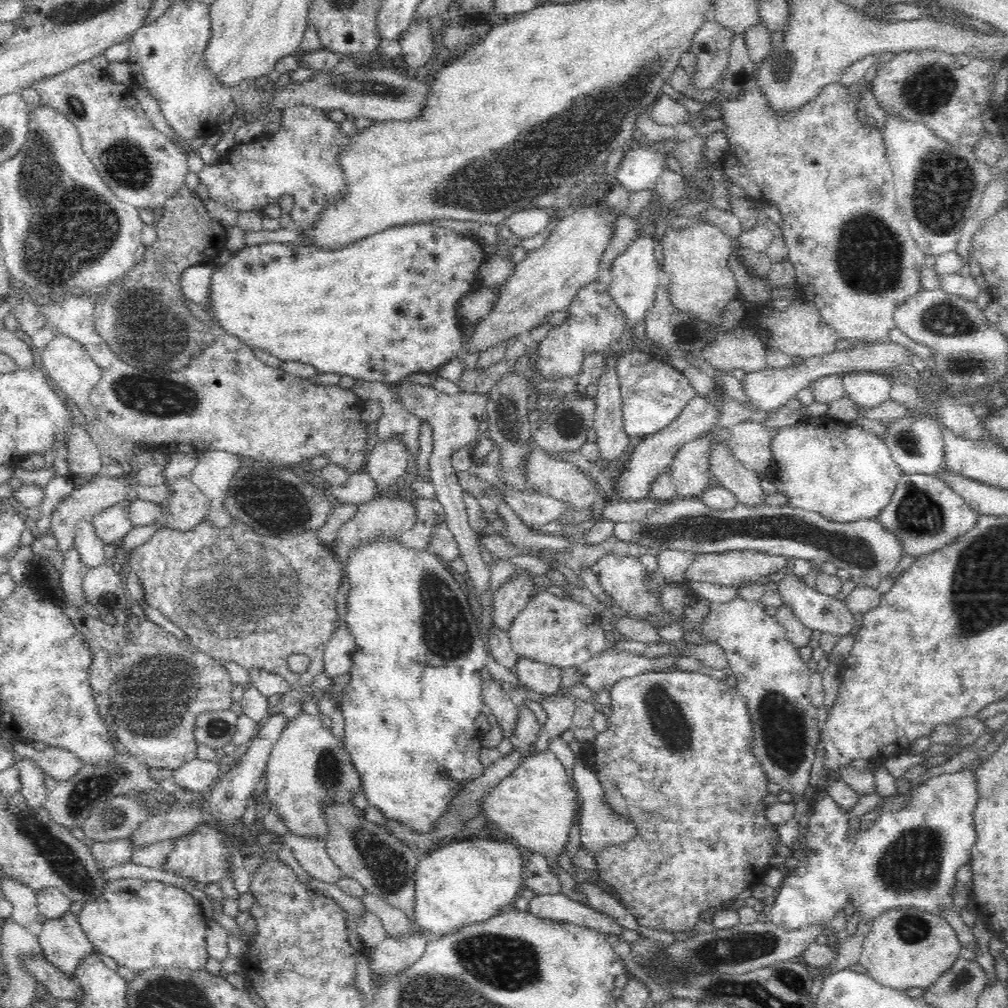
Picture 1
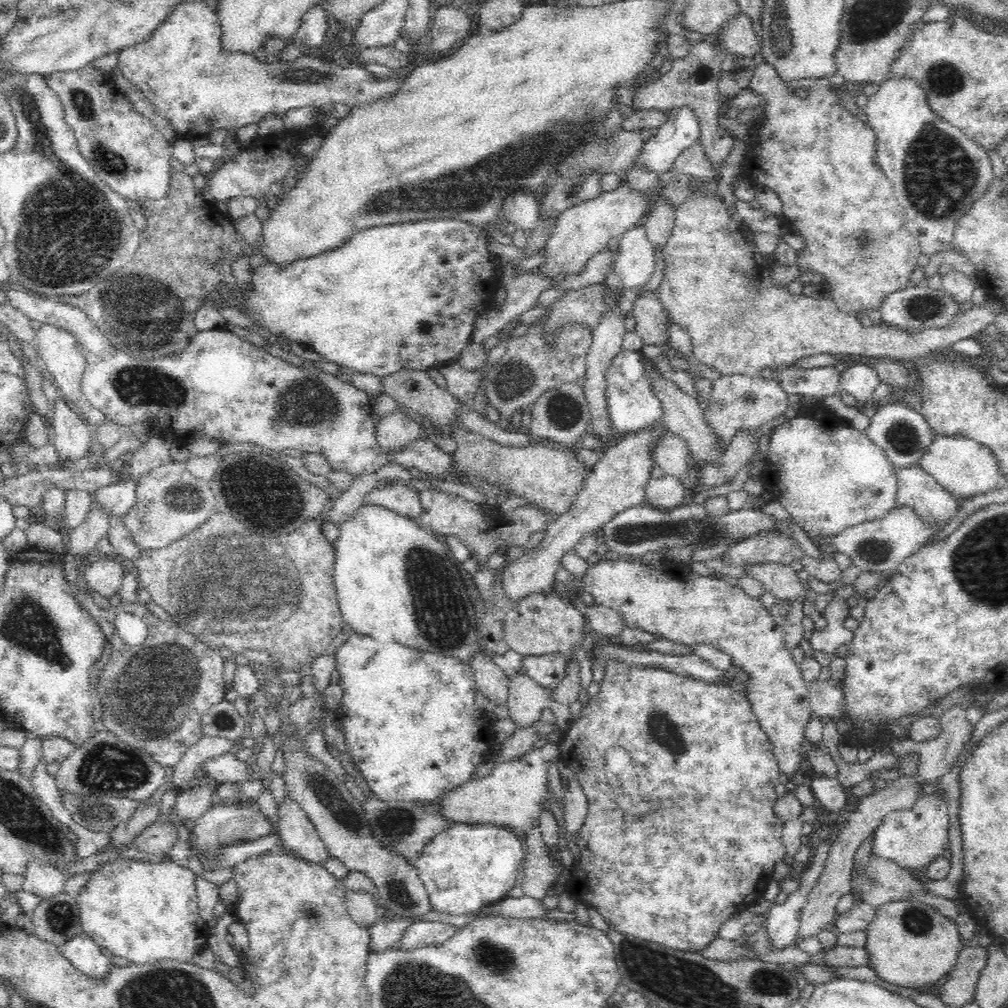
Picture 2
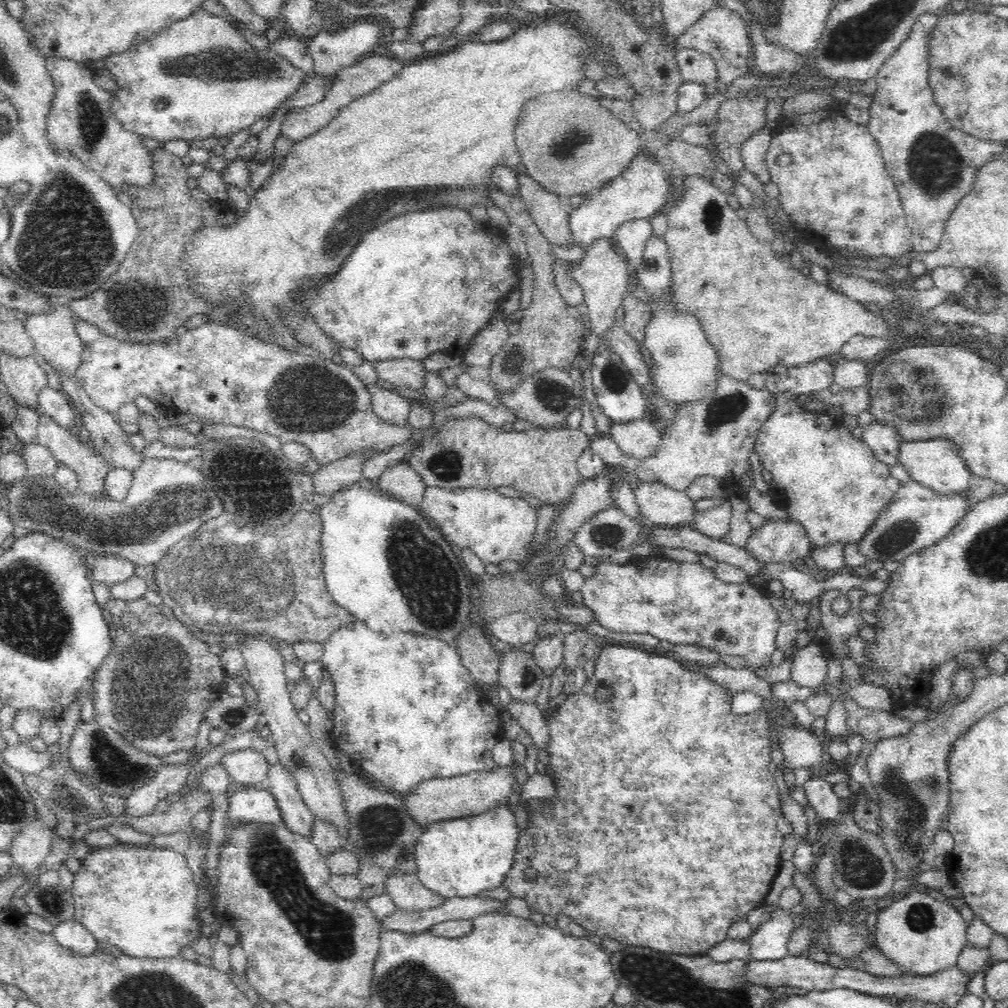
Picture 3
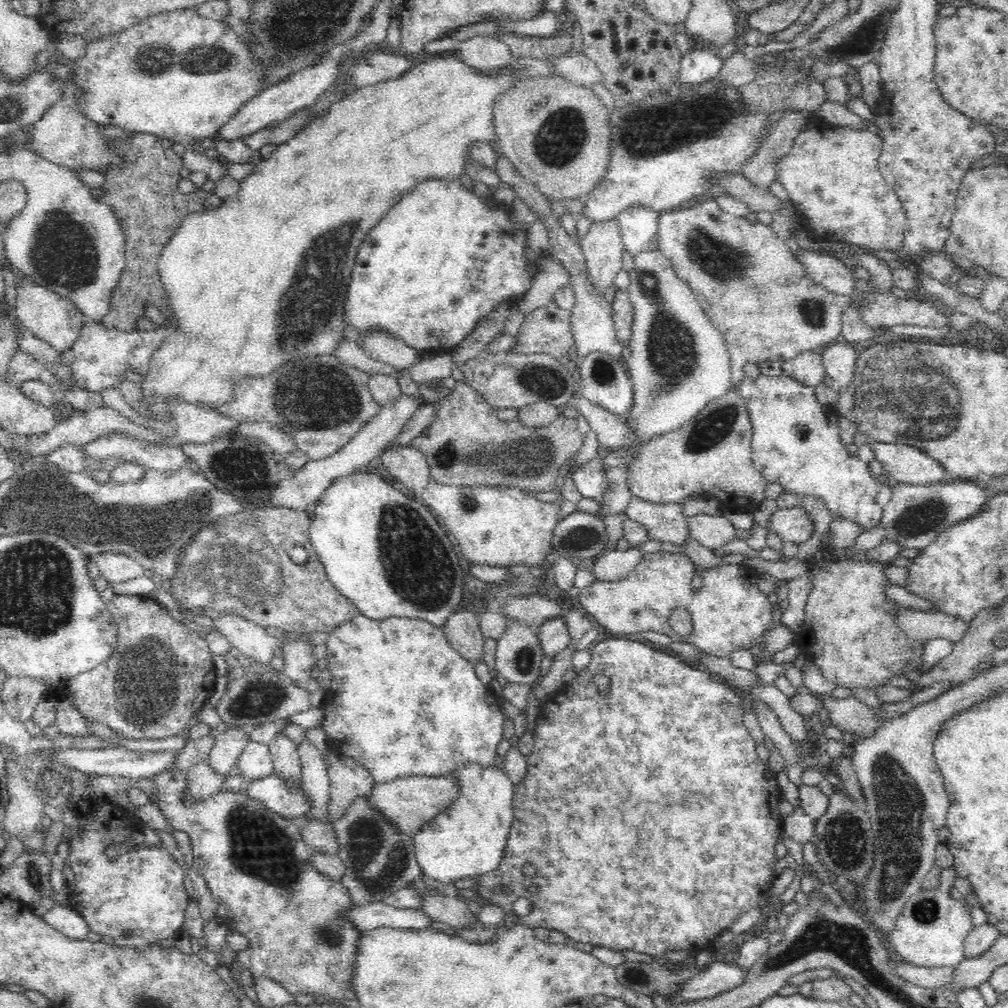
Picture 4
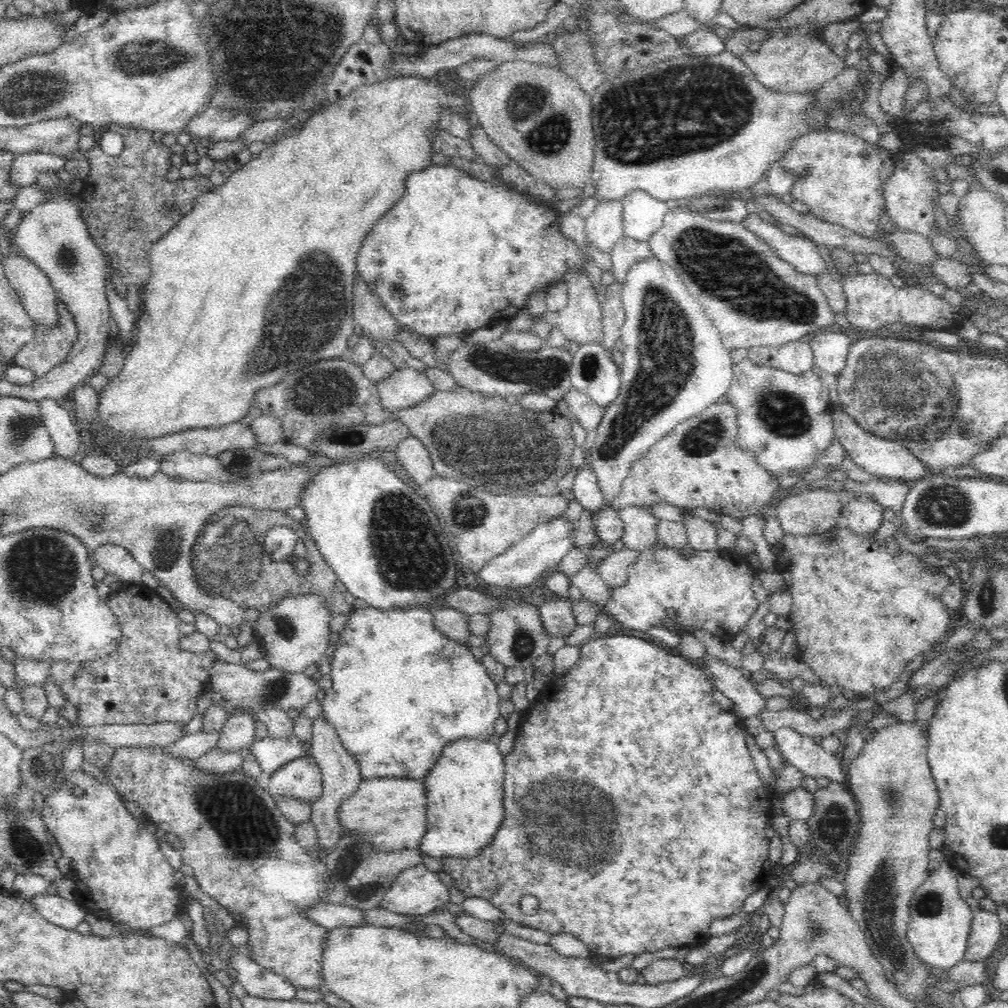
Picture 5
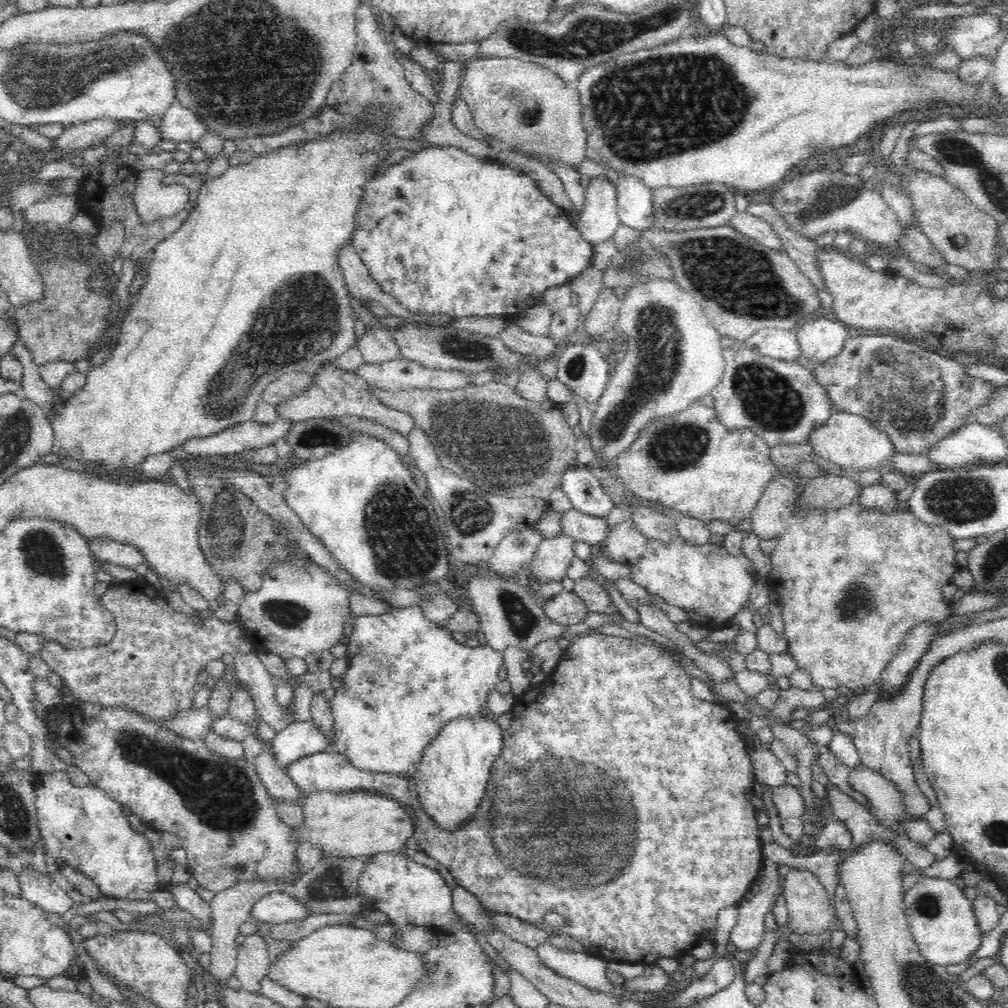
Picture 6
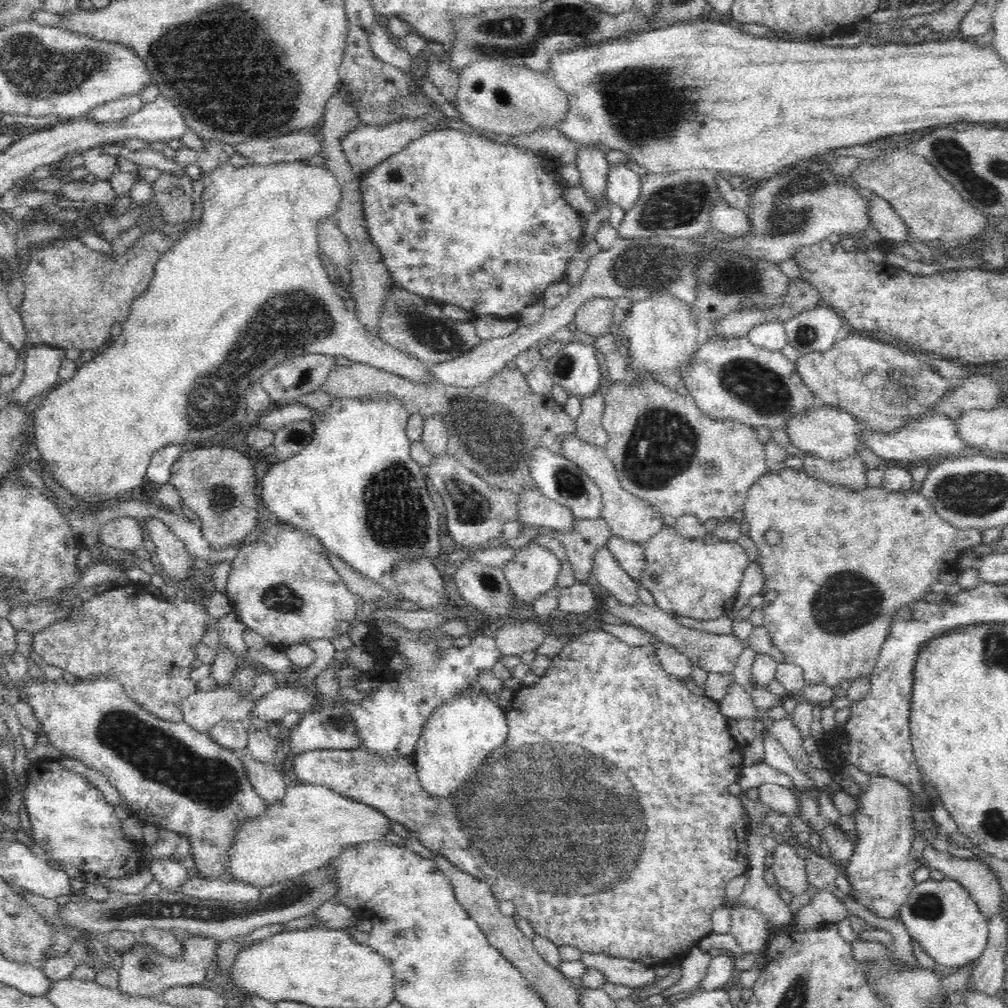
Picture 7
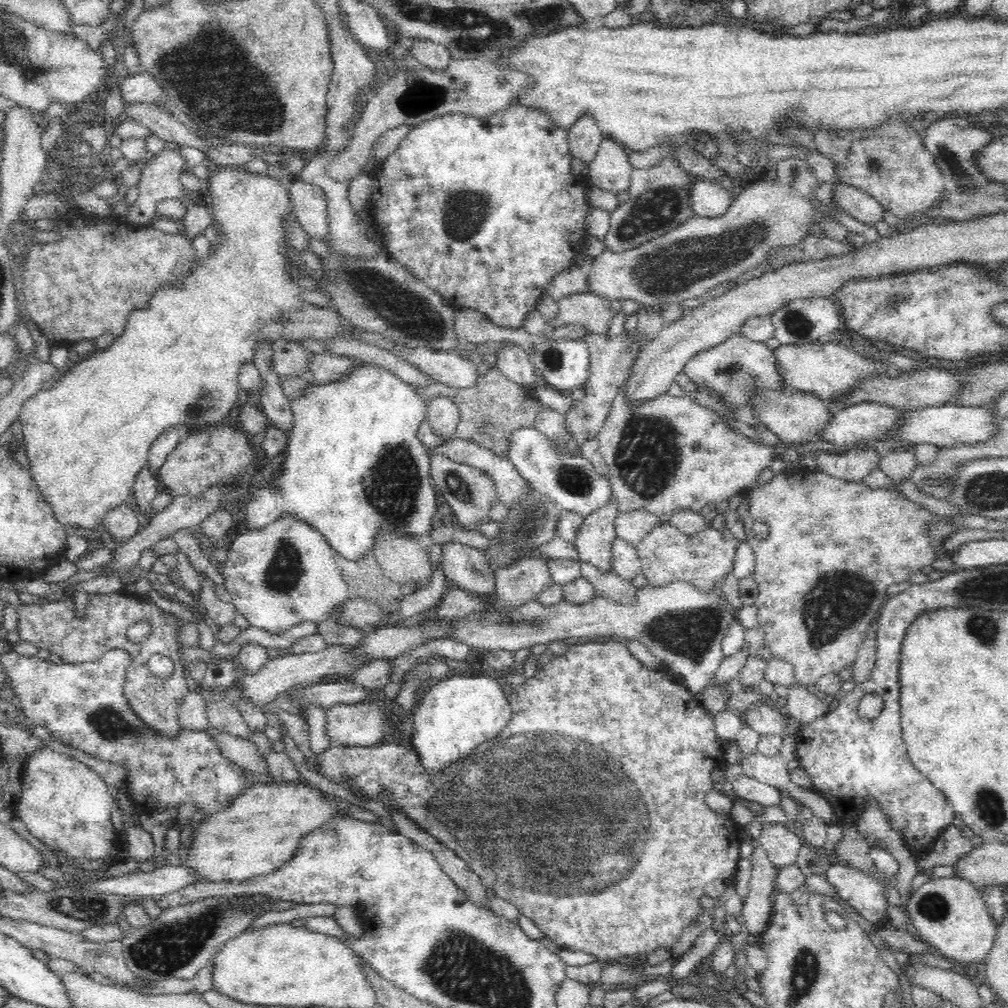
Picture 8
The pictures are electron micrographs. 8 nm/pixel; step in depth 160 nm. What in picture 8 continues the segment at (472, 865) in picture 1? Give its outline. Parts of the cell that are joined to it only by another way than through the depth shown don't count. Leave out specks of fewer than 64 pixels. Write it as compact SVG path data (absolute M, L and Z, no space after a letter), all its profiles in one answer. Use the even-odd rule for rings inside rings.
M453 675L431 684L413 712L410 741L423 769L430 775L464 760L472 750L500 734L511 719L508 697L496 679L484 675Z

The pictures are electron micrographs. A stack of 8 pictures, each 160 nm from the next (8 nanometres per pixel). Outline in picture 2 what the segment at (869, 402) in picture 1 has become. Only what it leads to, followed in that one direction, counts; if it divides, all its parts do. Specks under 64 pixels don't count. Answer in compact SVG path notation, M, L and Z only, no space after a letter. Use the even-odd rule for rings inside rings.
M867 364L842 366L841 370L841 392L846 391L861 404L864 403L864 400L868 400L881 384L877 371Z

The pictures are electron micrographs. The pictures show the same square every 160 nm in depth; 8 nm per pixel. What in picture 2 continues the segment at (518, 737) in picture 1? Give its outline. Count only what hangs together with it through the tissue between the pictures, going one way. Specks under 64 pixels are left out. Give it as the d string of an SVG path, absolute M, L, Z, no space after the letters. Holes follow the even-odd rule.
M523 670L510 679L507 708L509 718L517 724L517 728L531 727L540 720L540 712L544 708L551 709L556 717L555 724L565 733L571 724L571 711L566 704L560 704L553 698L552 689L540 686L532 677L523 673Z

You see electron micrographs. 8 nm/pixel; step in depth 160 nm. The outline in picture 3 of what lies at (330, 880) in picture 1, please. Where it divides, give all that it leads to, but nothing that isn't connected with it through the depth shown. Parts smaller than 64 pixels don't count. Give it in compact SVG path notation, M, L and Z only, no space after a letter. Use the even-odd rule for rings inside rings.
M279 762L270 767L266 786L274 799L278 801L284 826L294 834L312 840L315 826L315 817L312 811L306 807L304 799L298 791L298 785L285 766Z

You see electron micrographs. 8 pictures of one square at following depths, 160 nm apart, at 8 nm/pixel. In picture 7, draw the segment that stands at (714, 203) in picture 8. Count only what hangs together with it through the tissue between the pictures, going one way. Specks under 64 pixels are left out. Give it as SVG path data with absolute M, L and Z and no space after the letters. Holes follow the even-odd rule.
M724 199L712 208L710 224L716 230L734 238L748 236L750 232L750 217L743 210L730 206Z

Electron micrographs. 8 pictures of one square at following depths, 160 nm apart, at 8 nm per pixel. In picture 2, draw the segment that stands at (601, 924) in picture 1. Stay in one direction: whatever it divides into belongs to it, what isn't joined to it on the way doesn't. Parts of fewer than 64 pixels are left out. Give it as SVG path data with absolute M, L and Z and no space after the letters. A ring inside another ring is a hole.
M523 895L520 898L506 897L505 899L483 906L476 913L486 914L487 917L504 917L504 918L546 918L547 916L561 916L558 908L555 911L550 911L544 908L542 900L532 898L532 896Z

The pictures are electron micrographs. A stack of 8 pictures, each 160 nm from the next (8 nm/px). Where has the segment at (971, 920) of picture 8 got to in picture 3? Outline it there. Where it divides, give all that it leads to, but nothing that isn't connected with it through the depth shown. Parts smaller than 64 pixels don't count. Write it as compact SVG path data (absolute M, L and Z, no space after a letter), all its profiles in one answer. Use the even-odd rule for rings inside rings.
M911 891L905 897L894 900L878 915L878 923L874 932L874 946L892 962L895 962L906 975L930 975L935 972L957 966L962 949L967 946L968 926L960 912L944 900L936 899L921 891Z

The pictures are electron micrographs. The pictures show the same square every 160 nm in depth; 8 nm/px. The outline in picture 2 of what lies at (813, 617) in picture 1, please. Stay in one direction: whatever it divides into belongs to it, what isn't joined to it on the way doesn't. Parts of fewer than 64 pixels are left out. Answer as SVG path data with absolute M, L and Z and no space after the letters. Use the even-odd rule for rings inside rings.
M764 562L764 564L746 564L743 568L748 576L752 576L763 585L764 591L772 593L777 599L806 602L808 590L792 566Z

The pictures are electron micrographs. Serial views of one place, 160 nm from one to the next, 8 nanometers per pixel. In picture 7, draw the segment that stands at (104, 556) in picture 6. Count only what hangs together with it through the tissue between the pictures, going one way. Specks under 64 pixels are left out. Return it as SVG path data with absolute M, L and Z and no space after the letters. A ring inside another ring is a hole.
M118 516L102 525L99 541L106 548L134 553L142 546L143 521L131 516Z

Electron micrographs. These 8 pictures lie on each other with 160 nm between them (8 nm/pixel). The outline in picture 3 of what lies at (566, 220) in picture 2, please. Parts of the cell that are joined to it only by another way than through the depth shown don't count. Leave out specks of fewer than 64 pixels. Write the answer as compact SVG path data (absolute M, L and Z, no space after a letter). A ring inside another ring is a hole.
M640 152L632 160L632 164L616 178L608 181L598 192L591 193L586 197L570 214L569 214L569 227L573 244L581 246L581 248L588 248L592 242L598 240L598 238L611 238L624 222L630 222L632 220L650 219L656 214L660 213L662 207L668 206L668 200L670 200L670 192L674 190L674 185L670 182L668 177L669 170L663 168L660 161L650 159L646 154Z

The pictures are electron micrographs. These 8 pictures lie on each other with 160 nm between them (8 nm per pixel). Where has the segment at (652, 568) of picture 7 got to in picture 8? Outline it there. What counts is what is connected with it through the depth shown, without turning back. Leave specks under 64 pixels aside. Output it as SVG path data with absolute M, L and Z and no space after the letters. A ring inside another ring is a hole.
M669 522L655 526L637 544L643 575L652 587L662 587L674 582L688 583L700 592L720 590L724 578L732 572L738 541L727 528L716 530L708 526L698 534L687 535Z

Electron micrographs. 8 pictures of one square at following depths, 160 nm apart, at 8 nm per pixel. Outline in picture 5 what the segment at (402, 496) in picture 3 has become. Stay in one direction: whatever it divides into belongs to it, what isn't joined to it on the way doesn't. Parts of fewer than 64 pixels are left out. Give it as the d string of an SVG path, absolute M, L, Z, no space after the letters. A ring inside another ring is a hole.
M408 436L402 440L395 453L401 468L407 470L409 476L419 486L436 475L428 449L415 437Z

